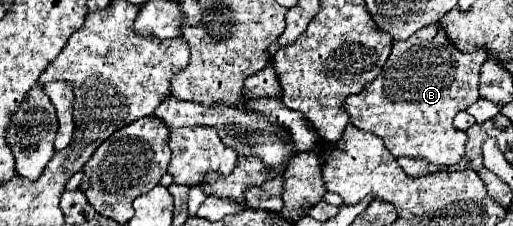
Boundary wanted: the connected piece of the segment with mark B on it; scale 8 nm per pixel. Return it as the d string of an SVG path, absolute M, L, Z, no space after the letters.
M432 23L406 41L394 41L382 73L362 93L346 97L342 109L350 115L354 127L382 137L394 157L404 155L452 167L464 157L468 141L468 135L458 131L452 121L458 111L480 97L478 79L486 57L484 47L474 53L458 51L440 23Z

